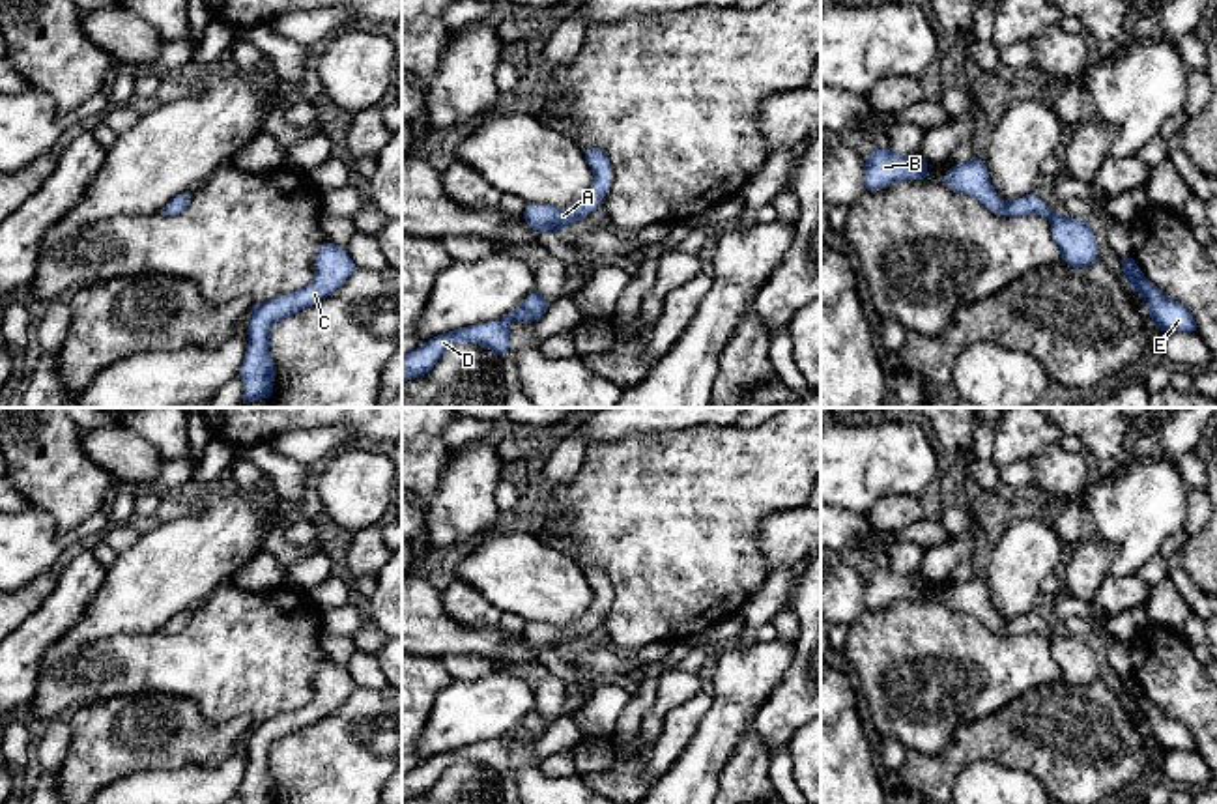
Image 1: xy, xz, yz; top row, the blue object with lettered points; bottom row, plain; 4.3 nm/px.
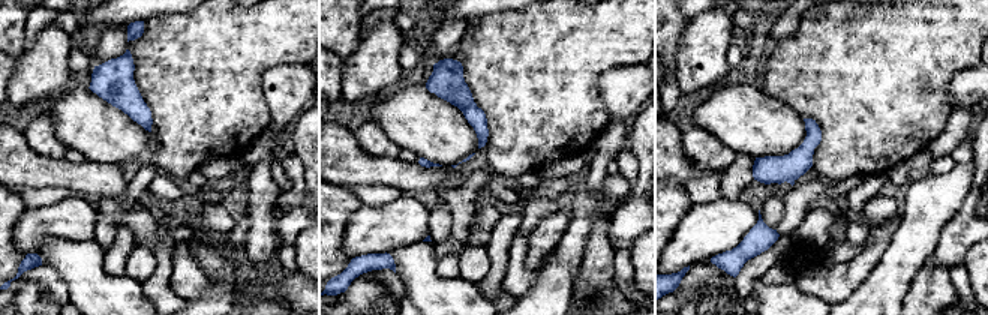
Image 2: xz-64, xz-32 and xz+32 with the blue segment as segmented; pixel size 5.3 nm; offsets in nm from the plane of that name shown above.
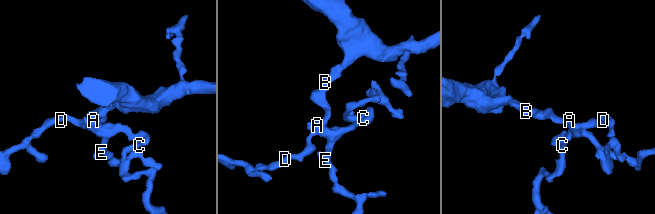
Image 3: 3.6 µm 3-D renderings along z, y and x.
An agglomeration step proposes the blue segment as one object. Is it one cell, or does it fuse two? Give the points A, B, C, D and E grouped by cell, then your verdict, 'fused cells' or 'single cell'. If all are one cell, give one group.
A B C D E | single cell

